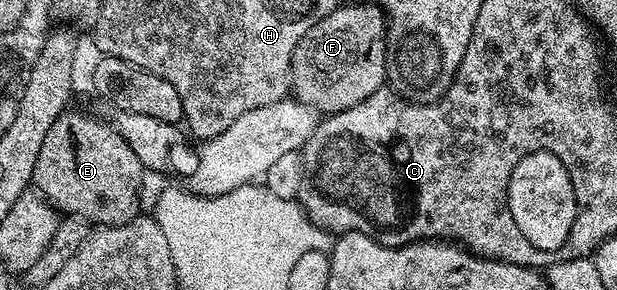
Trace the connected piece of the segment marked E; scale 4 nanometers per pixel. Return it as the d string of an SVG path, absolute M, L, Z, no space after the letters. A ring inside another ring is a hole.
M71 108L53 120L45 140L41 140L31 180L34 189L60 215L85 218L88 223L104 227L120 226L140 217L139 189L143 186L143 174L145 168L137 160L137 152L125 144L110 121L102 122Z

